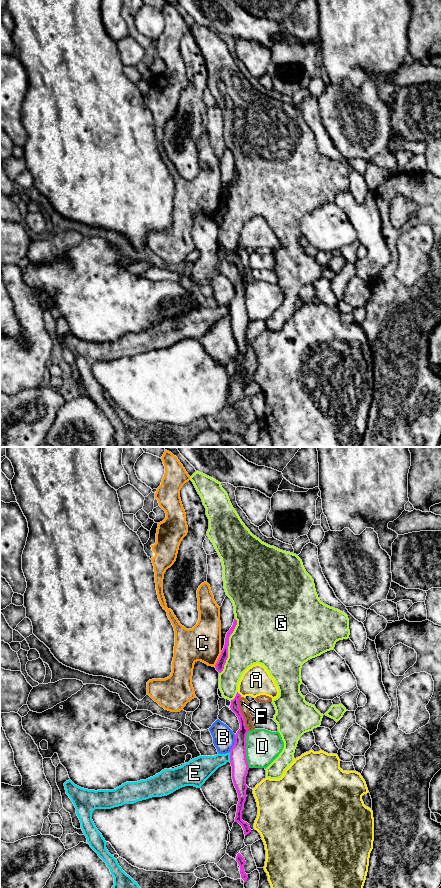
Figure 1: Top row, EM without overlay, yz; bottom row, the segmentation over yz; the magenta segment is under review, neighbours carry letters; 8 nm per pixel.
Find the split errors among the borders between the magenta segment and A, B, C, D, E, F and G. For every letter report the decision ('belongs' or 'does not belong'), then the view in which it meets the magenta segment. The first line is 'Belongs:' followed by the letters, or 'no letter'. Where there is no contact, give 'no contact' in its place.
Belongs: no letter
A: does not belong | yz
B: does not belong | yz
C: does not belong | yz
D: does not belong | yz
E: does not belong | yz
F: does not belong | yz
G: does not belong | yz

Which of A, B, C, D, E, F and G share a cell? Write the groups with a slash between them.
A / B / C / D / E / F / G

